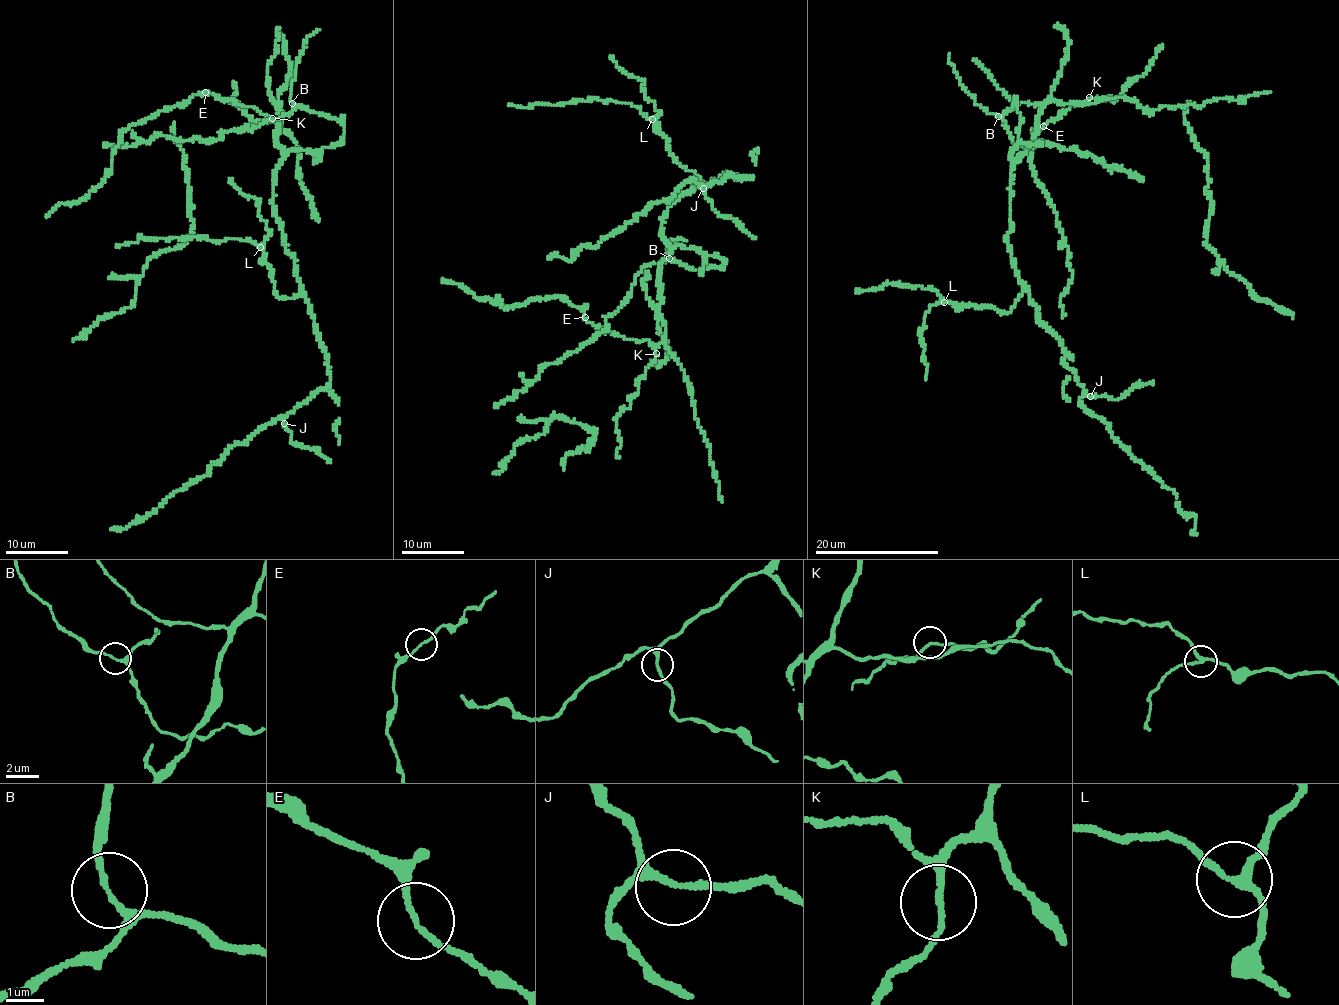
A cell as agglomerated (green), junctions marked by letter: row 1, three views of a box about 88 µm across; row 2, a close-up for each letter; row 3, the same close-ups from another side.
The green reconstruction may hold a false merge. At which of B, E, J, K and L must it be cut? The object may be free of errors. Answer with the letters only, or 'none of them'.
none of them

